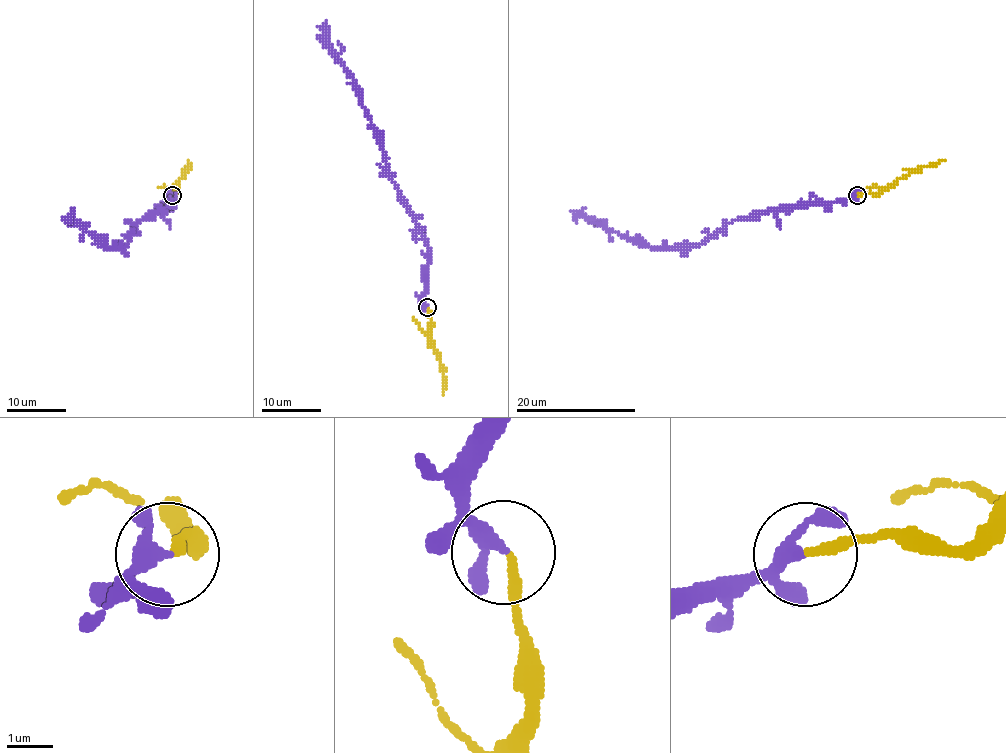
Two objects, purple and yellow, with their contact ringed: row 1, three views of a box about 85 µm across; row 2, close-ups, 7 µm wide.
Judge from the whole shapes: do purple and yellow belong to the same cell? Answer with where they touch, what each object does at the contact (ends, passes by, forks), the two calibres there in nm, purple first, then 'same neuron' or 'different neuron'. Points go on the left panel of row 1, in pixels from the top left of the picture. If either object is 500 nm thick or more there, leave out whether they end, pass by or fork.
place (172, 195); purple passes by; yellow ends; calibres 260 and 200 nm; different neuron

